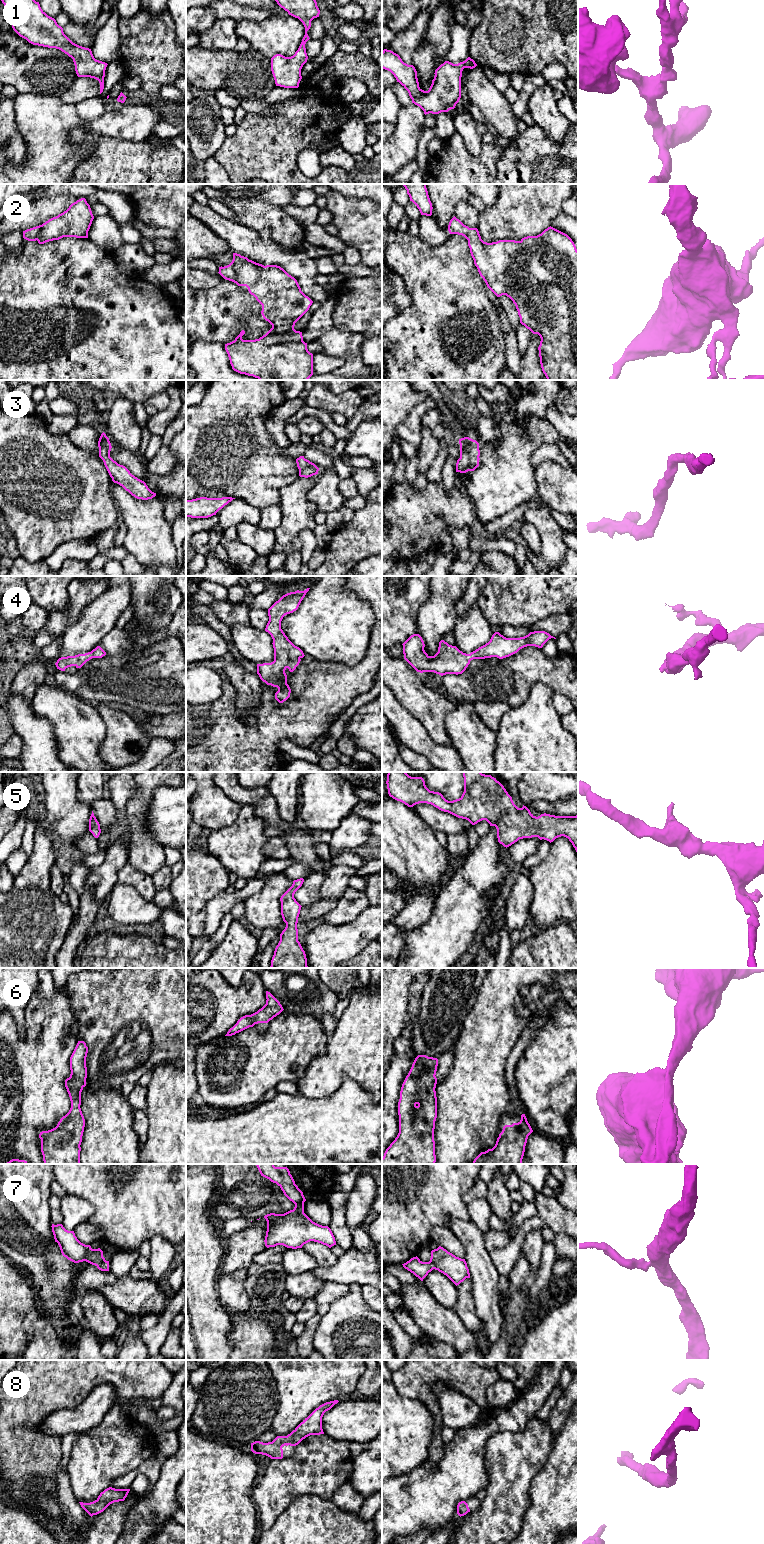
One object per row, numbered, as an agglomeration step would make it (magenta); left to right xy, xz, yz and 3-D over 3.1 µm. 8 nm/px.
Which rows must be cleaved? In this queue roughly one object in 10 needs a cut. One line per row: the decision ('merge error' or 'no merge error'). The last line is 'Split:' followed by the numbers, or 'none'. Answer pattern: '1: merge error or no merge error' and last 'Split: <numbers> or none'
1: no merge error
2: no merge error
3: no merge error
4: no merge error
5: no merge error
6: no merge error
7: no merge error
8: no merge error
Split: none

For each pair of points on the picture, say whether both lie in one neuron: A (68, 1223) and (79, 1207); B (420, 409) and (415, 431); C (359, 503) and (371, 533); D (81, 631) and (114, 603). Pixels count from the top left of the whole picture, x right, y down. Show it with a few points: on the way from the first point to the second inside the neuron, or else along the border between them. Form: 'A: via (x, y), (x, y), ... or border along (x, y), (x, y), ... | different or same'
A: via (71, 1219), (76, 1211) | same
B: via (415, 414), (415, 426) | same
C: border along (366, 497), (364, 506), (354, 510) | different
D: via (89, 627), (106, 610) | same

